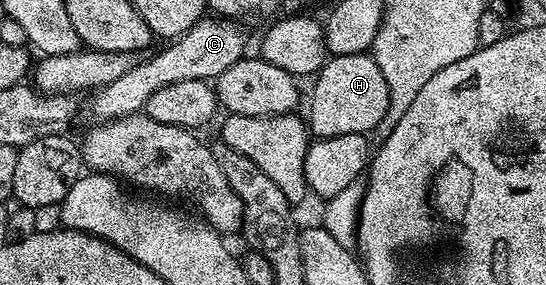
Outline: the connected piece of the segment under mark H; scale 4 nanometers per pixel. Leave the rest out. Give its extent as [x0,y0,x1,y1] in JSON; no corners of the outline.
[306,54,390,138]

